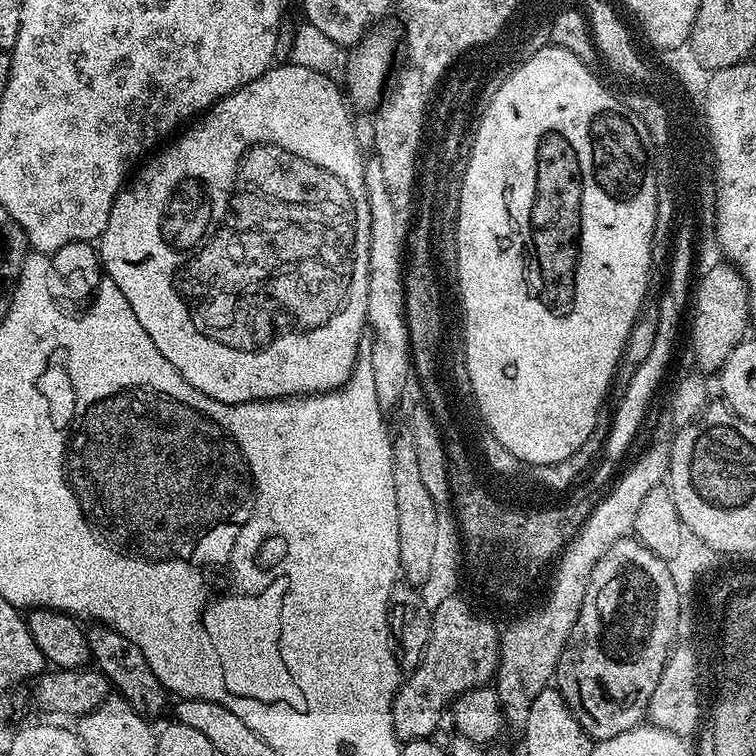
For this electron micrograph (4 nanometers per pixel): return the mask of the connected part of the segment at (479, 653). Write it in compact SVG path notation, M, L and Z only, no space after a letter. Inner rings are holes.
M466 598L459 602L450 600L432 612L423 658L420 659L419 666L403 679L393 700L393 728L402 742L429 739L434 734L432 732L437 728L448 703L472 687L487 685L495 677L500 661L499 629L488 619L476 614L470 604Z

